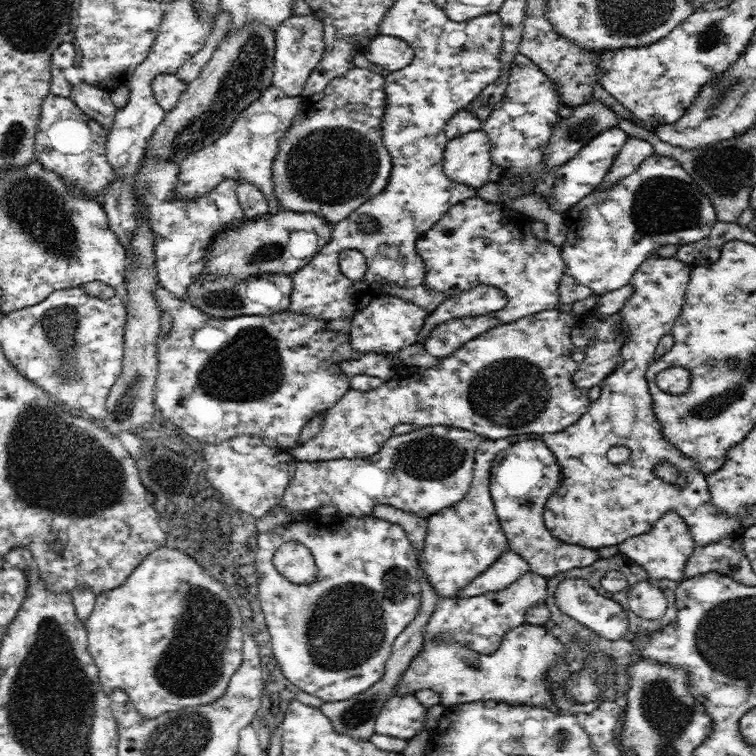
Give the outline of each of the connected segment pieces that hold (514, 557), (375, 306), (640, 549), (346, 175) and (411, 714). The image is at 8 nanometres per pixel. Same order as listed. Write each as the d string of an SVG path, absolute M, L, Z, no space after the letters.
M508 549L488 567L488 570L485 570L479 577L473 578L473 581L465 586L458 597L471 598L472 596L500 592L528 571L530 571L528 562L514 550Z
M384 294L382 297L372 299L370 304L364 306L364 310L353 316L352 327L348 334L351 347L358 352L394 353L416 343L417 334L422 330L426 317L427 312L415 302Z
M668 510L664 516L660 517L657 524L648 533L628 538L617 547L620 553L624 553L629 559L645 568L652 580L659 581L662 578L668 578L673 581L681 581L684 579L684 564L692 556L696 543L694 543L694 538L685 521L677 512Z
M356 66L331 80L322 92L302 97L297 116L280 139L272 165L273 193L284 209L313 212L335 225L348 218L370 197L384 192L393 167L392 157L383 143L381 127L386 99L385 76Z
M413 694L392 696L377 716L375 733L410 740L425 730L426 710Z

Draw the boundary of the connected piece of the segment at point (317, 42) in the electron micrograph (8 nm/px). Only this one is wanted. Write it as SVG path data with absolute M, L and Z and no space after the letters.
M293 15L275 30L275 65L271 84L288 96L301 95L303 86L325 52L324 24L310 15Z

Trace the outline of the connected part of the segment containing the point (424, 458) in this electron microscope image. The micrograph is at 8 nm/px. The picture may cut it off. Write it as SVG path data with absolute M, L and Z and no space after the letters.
M446 425L418 427L400 436L392 435L380 449L380 452L368 458L354 460L339 459L318 462L297 462L294 478L286 488L280 502L288 512L299 512L305 515L322 505L336 507L345 516L373 516L378 504L395 506L416 516L428 519L448 506L454 506L470 491L475 468L475 452L484 438L470 430L458 429Z

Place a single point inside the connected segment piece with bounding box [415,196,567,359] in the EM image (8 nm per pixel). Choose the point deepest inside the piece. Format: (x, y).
(476, 242)

